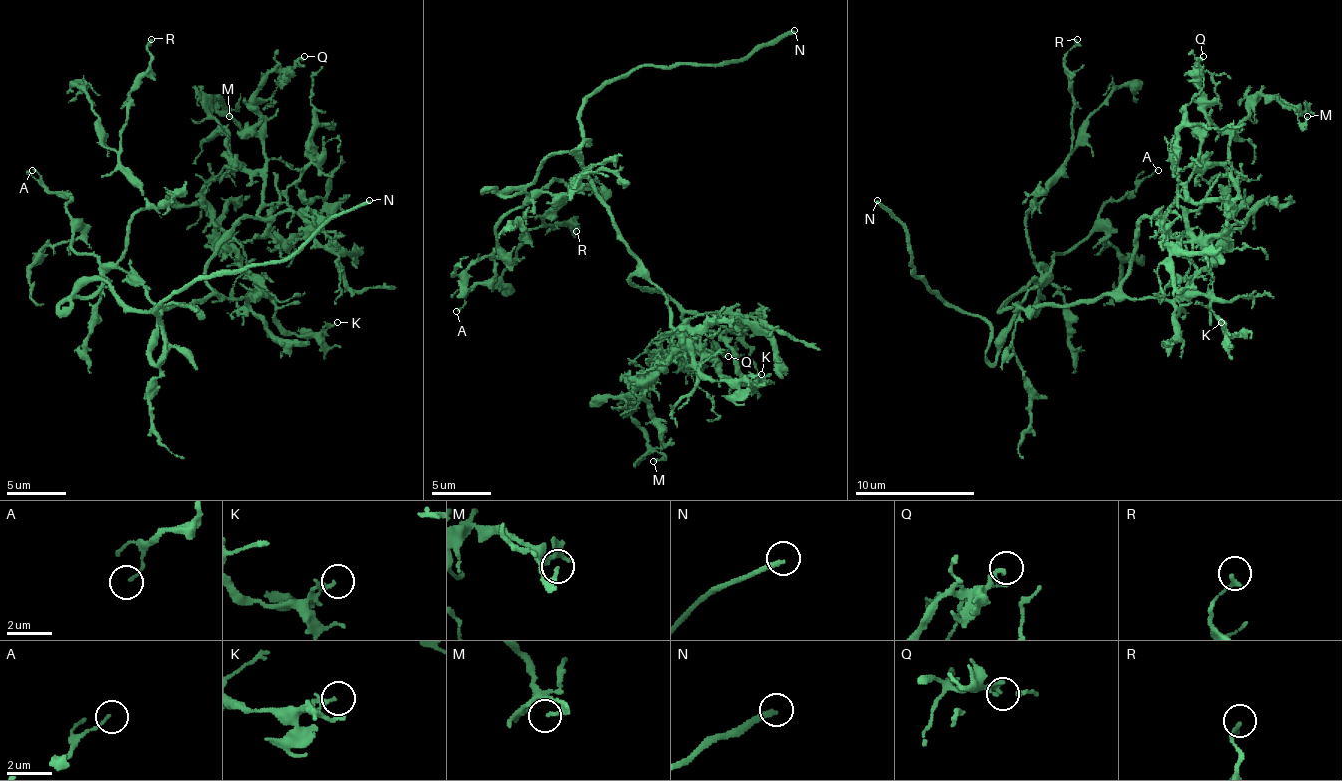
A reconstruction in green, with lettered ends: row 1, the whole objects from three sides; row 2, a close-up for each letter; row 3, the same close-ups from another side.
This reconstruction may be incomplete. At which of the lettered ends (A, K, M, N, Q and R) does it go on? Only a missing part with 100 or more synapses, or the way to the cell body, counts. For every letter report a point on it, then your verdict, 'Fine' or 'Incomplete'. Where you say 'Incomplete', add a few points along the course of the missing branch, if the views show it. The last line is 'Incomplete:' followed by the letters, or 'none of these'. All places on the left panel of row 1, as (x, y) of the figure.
A: Place: (32, 170). Fine
K: Place: (337, 322). Fine
M: Place: (229, 116). Fine
N: Place: (369, 200). Incomplete
Q: Place: (304, 56). Fine
R: Place: (151, 39). Fine
Incomplete: N

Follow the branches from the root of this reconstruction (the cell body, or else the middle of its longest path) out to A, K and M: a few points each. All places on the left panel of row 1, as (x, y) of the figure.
A: (181, 305), (160, 308), (124, 272), (80, 254), (71, 245), (71, 200), (53, 194), (32, 170)
K: (181, 305), (211, 296), (268, 296), (274, 302), (274, 316), (289, 331), (322, 334), (337, 322)
M: (181, 305), (214, 293), (205, 263), (262, 203), (262, 176), (229, 158), (208, 95), (235, 125), (229, 116)

